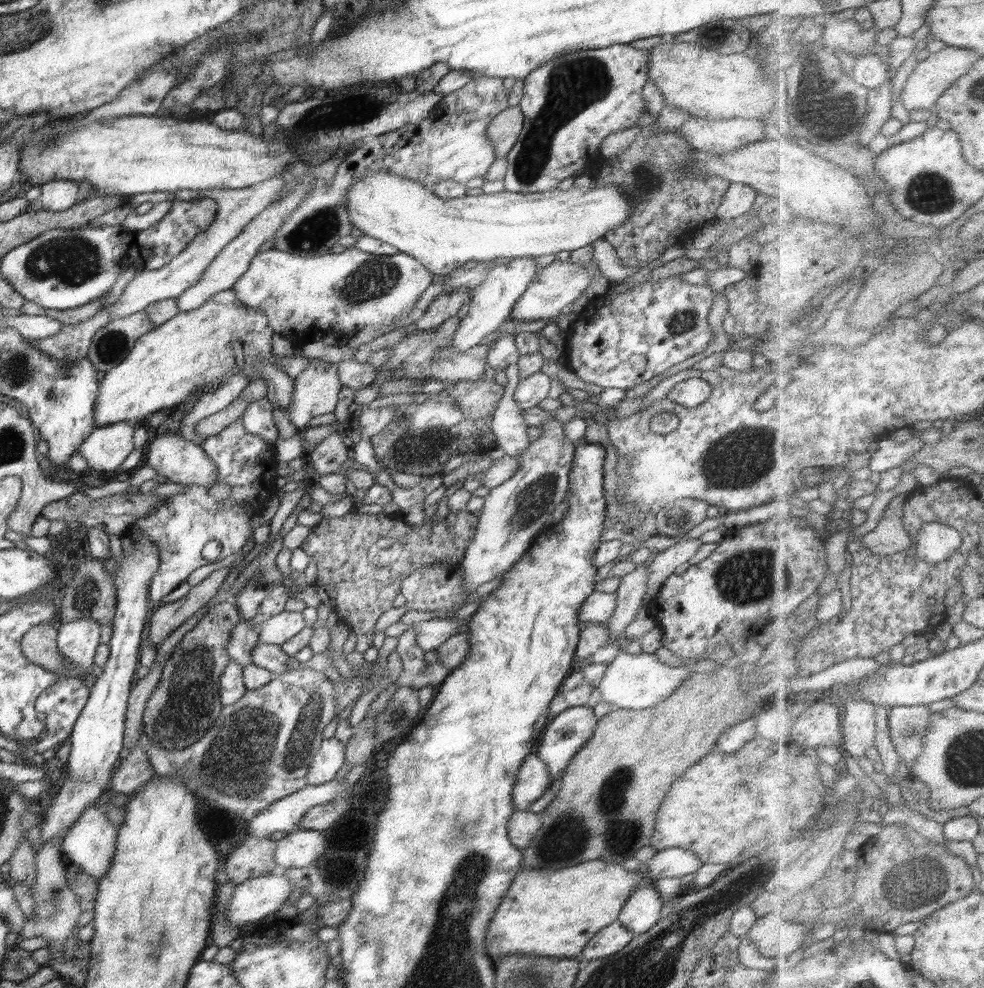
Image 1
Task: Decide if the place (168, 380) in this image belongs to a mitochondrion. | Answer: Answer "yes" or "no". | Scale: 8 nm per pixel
no

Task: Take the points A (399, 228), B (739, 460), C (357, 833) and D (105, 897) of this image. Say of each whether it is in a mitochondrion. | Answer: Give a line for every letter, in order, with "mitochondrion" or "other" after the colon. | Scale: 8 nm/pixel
A: other
B: mitochondrion
C: other
D: other

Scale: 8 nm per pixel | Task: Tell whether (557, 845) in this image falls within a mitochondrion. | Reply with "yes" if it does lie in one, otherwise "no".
yes

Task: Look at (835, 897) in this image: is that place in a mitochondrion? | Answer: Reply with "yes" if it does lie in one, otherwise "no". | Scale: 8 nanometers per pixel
no

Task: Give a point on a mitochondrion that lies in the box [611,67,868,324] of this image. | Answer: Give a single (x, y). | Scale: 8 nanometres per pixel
(822, 117)

